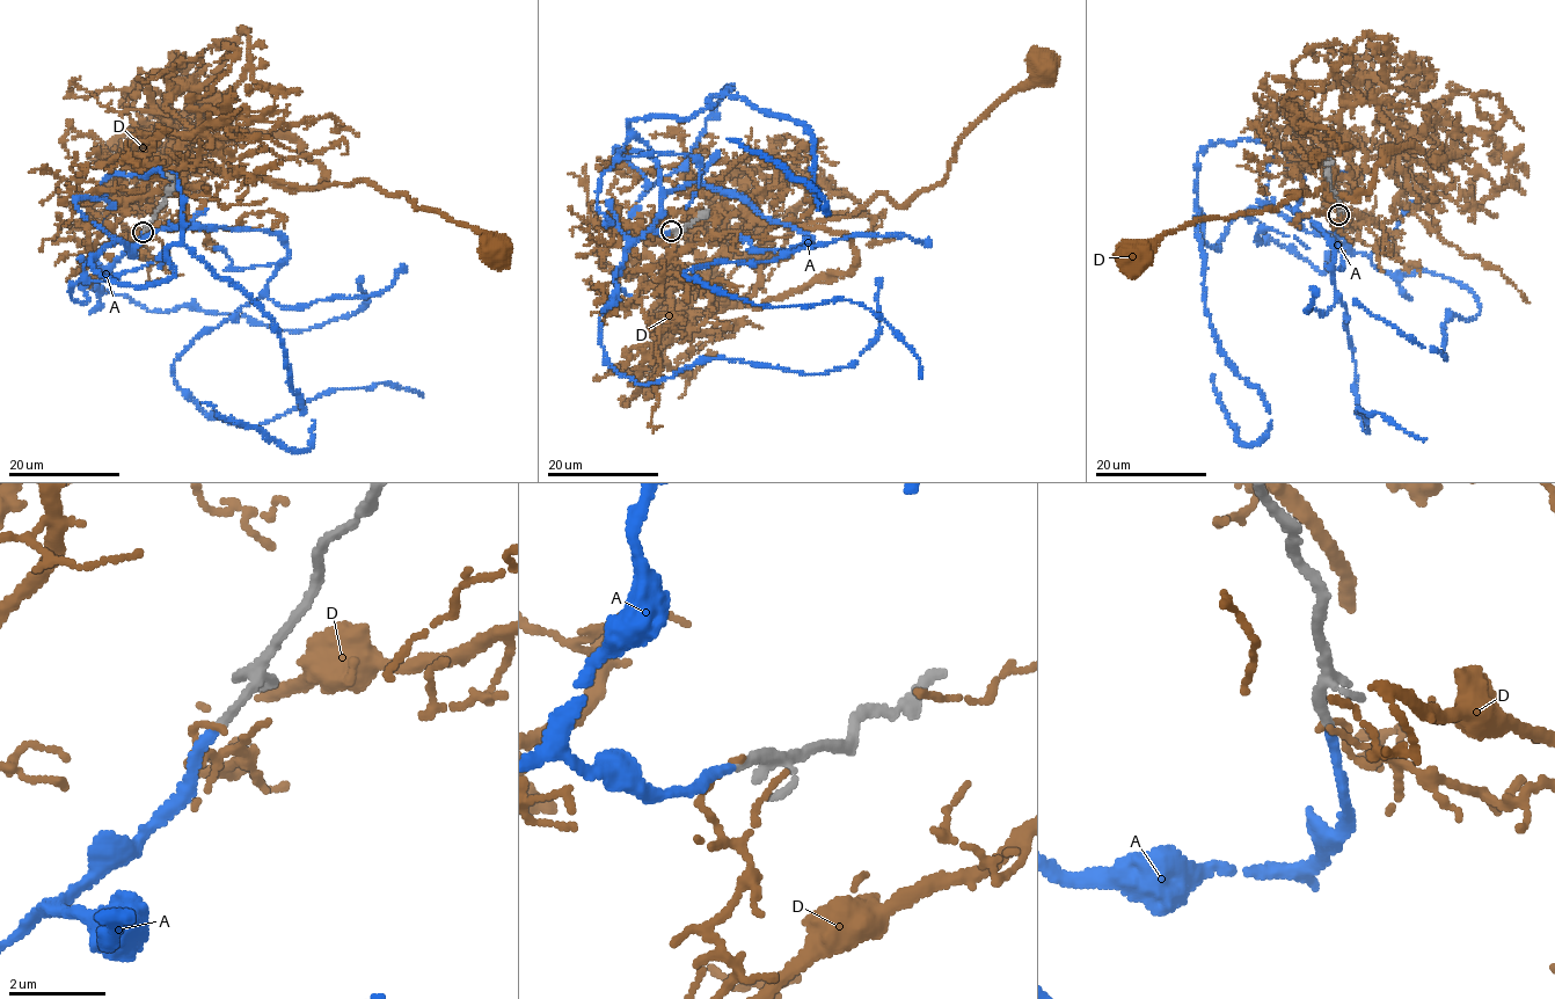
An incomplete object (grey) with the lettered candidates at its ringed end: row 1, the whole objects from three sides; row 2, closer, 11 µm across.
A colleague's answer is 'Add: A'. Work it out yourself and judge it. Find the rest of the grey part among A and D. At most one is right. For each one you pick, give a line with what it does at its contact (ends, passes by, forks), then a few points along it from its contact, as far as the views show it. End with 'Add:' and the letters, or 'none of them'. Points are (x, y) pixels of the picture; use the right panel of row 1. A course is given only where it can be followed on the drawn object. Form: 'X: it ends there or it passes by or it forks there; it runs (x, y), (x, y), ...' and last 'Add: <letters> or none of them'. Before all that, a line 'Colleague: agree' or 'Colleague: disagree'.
Colleague: agree
A: it ends there; it runs (1340, 216), (1335, 231), (1308, 232), (1289, 208), (1328, 241), (1357, 412), (1367, 432), (1359, 408), (1425, 439)
Add: A

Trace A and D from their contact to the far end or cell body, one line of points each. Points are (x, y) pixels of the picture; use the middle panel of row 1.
A: (671, 231), (652, 228), (665, 194), (744, 196), (812, 246), (685, 277), (764, 305), (861, 303), (922, 378)
D: (672, 231), (669, 261), (699, 245), (720, 206), (803, 225), (880, 192), (907, 204), (1043, 70)

